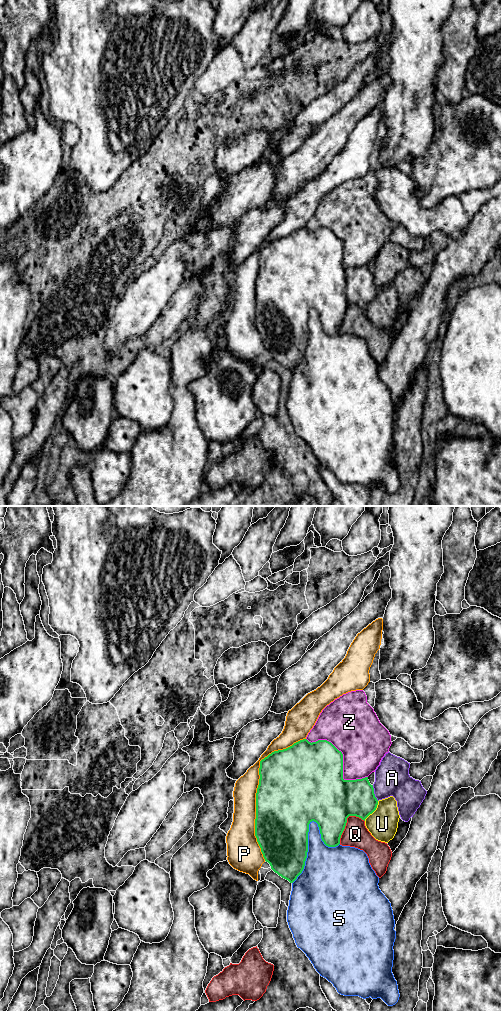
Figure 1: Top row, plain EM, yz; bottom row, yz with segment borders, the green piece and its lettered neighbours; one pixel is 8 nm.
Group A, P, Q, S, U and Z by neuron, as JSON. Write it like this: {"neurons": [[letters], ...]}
{"neurons": [["A", "Q", "U"], ["P"], ["S"], ["Z"]]}

